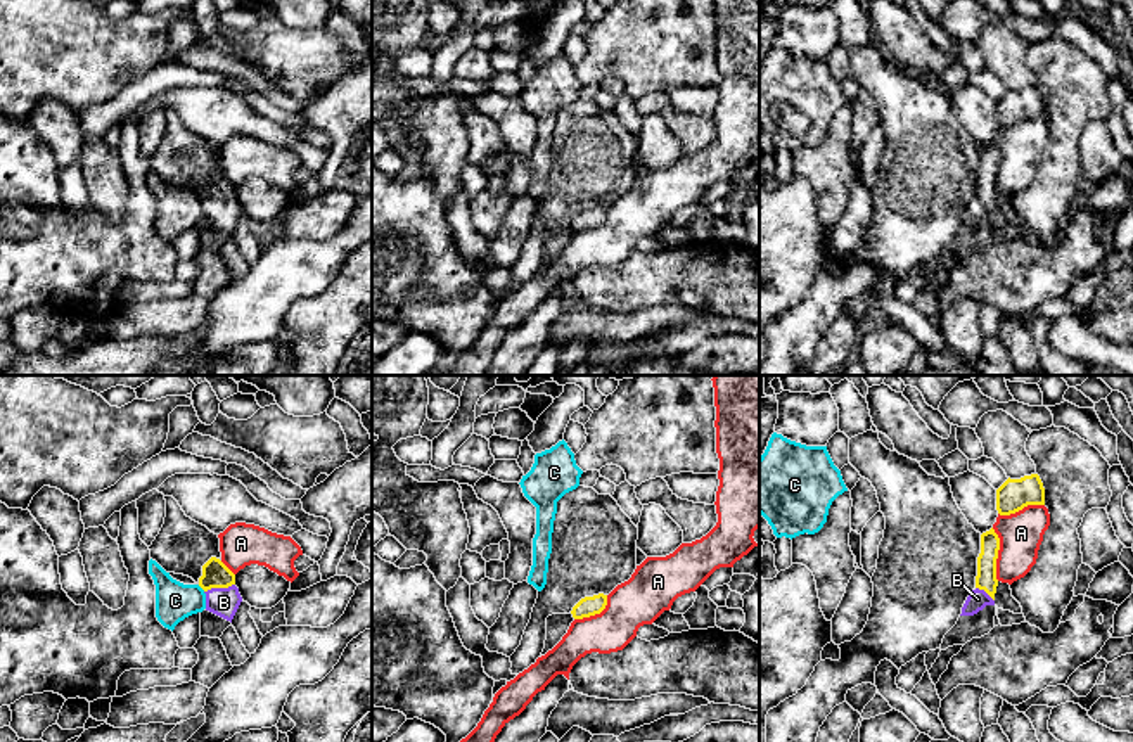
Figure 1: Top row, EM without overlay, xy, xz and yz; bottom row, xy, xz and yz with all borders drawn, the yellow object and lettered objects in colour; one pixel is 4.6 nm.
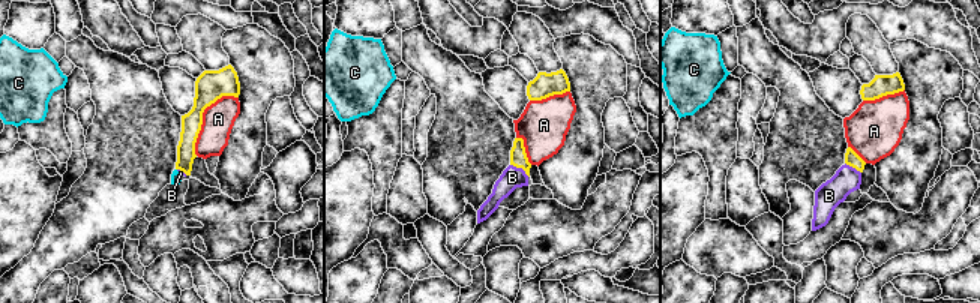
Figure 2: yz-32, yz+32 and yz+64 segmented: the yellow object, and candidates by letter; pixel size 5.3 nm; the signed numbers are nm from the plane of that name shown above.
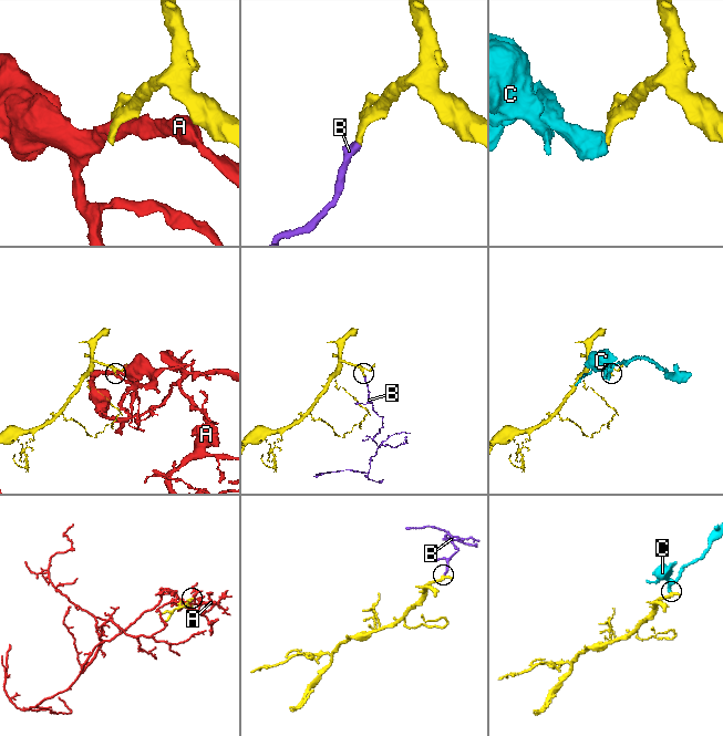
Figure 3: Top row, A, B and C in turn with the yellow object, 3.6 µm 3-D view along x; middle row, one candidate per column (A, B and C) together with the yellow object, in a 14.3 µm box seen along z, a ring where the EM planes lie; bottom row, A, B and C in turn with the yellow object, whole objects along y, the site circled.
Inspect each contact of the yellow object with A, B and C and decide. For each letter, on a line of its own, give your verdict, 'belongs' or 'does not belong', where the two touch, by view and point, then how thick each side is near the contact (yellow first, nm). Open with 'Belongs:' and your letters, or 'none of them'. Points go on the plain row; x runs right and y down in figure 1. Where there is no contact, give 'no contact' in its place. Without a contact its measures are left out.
Belongs: B
A: does not belong | yz (997, 166) | 100/200 nm
B: belongs | xy (218, 199) | 130/140 nm
C: does not belong | xy (201, 199) | 130/180 nm

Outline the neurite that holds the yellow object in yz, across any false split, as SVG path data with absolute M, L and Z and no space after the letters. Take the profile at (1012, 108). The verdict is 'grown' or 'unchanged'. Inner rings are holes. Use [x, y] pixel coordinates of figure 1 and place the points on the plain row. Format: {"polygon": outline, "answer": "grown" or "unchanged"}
{"polygon": "M1038 86L1021 92L1007 92L996 102L996 123L1000 128L1010 128L1027 118L1045 118L1045 100Z", "answer": "unchanged"}

